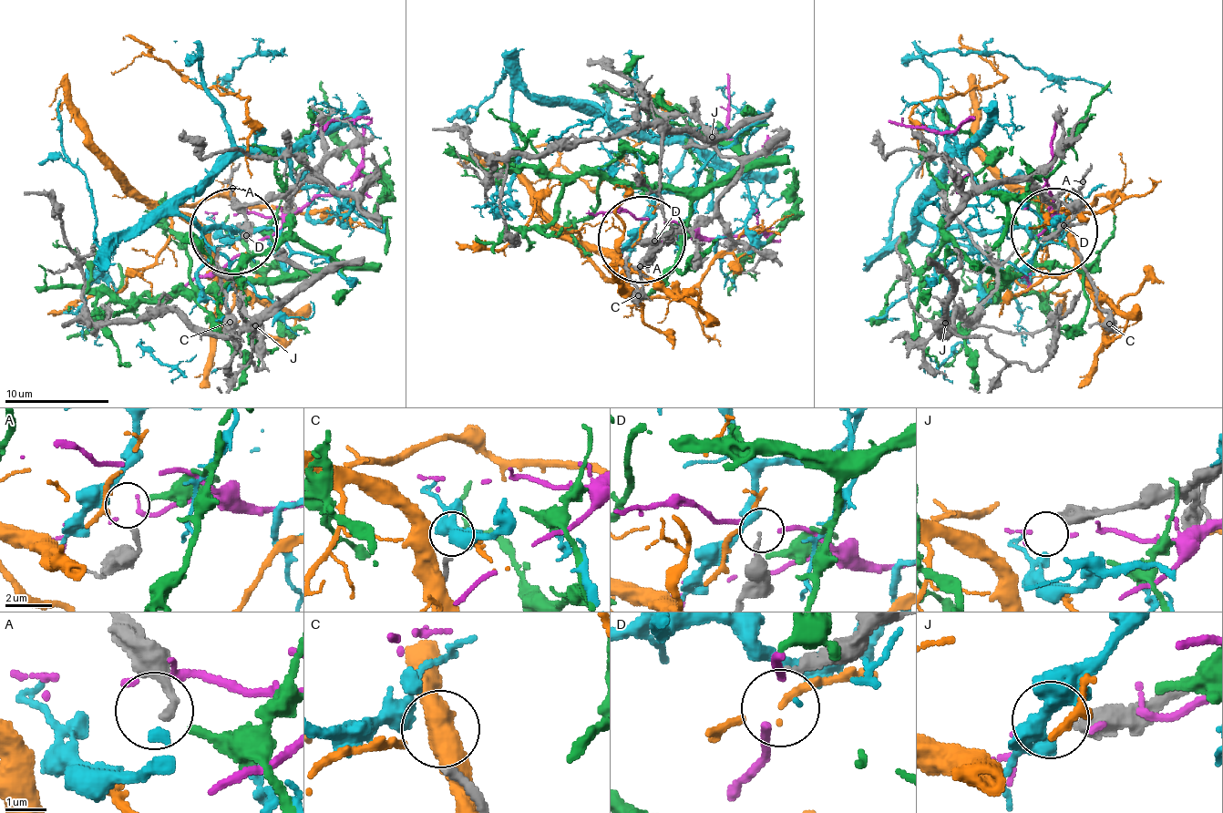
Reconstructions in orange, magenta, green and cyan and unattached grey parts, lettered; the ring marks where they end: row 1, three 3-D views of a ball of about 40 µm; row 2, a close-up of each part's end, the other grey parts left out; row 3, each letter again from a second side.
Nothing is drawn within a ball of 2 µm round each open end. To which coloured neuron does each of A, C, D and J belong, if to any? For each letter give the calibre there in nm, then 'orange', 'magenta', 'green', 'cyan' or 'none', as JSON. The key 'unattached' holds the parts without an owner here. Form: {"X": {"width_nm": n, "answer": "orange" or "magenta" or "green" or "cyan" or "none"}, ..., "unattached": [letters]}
{"A": {"width_nm": 200, "answer": "green"}, "C": {"width_nm": 240, "answer": "cyan"}, "D": {"width_nm": 190, "answer": "none"}, "J": {"width_nm": 480, "answer": "none"}, "unattached": ["D", "J"]}

